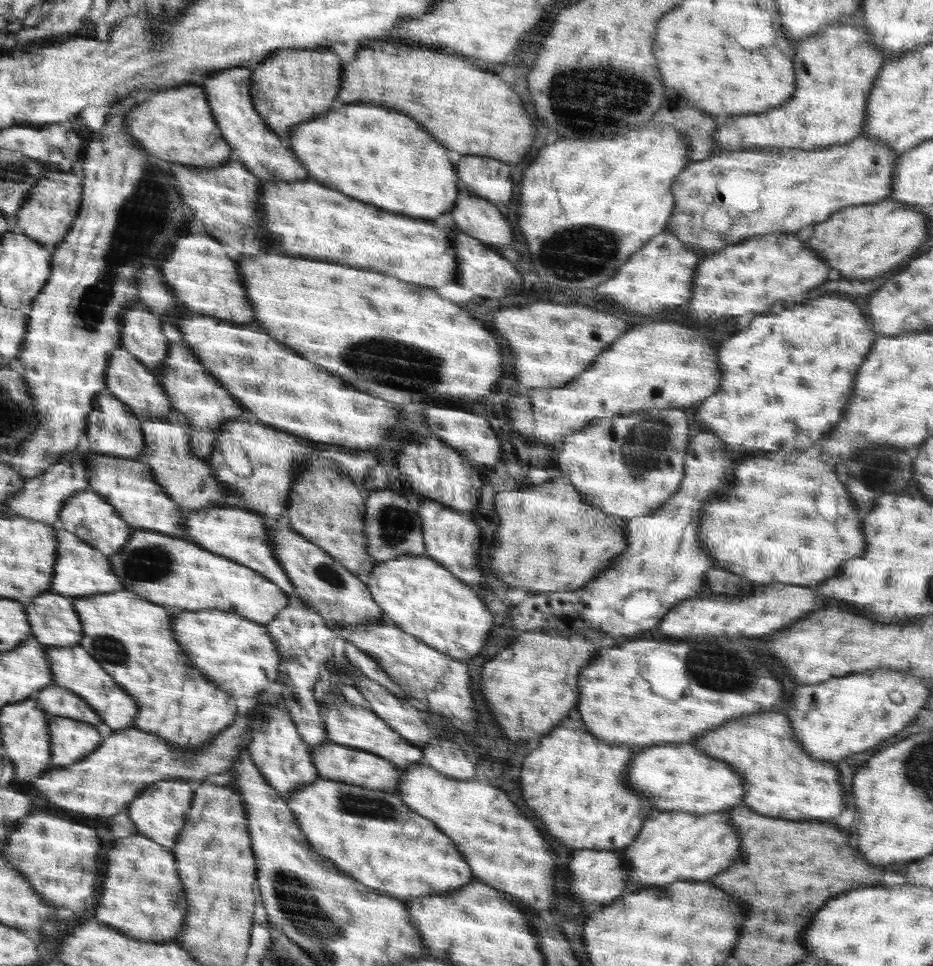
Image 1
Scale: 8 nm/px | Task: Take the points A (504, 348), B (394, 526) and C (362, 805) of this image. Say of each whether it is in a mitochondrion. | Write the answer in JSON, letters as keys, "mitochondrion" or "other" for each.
{"A":"other","B":"mitochondrion","C":"mitochondrion"}

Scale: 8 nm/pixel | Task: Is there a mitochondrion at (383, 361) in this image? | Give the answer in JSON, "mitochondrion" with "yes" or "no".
{"mitochondrion":"yes"}

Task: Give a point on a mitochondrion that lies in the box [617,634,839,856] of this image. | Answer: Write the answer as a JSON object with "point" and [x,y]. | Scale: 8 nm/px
{"point":[720,670]}

